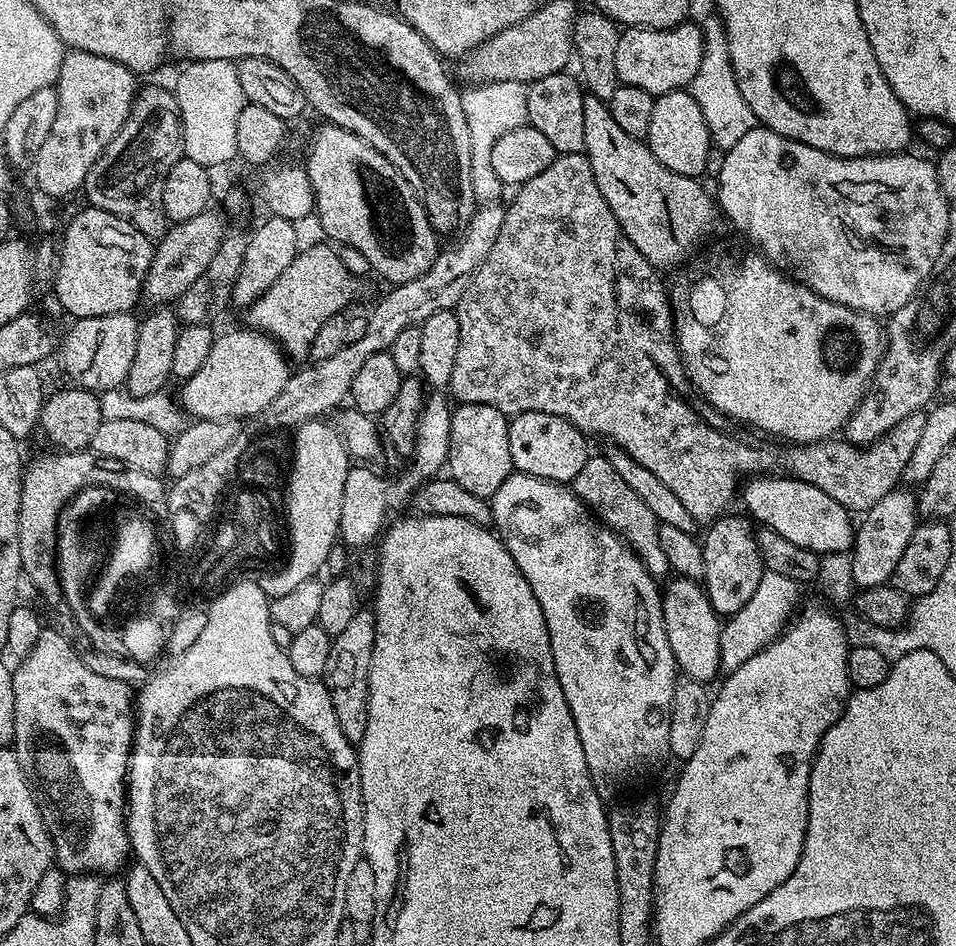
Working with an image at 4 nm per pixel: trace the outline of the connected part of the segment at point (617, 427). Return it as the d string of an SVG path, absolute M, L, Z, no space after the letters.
M578 152L557 155L553 164L546 166L546 170L538 174L538 178L530 178L530 182L519 185L515 192L516 197L513 198L512 205L509 203L504 211L502 231L494 242L494 250L490 250L486 262L482 262L482 266L476 271L476 277L472 279L472 284L462 294L459 304L454 309L458 318L458 355L454 358L454 374L451 375L447 386L453 401L460 404L494 406L494 410L503 412L509 418L519 416L521 412L554 414L569 420L575 428L579 428L589 437L609 436L615 447L621 448L623 452L630 454L630 458L634 458L634 462L646 466L646 470L651 470L656 477L662 478L662 482L666 482L666 486L670 486L670 490L678 494L682 506L690 510L690 514L697 522L719 520L729 511L728 503L734 498L737 499L742 481L761 474L783 474L785 477L810 483L811 486L818 487L823 493L834 498L834 501L856 514L863 514L878 502L882 502L882 498L886 498L886 494L893 492L903 481L906 464L920 441L922 430L925 429L927 411L915 412L902 418L902 422L898 422L894 430L890 430L883 438L867 446L850 444L843 438L817 440L814 444L785 446L780 442L765 442L755 435L743 436L739 432L741 429L733 421L694 391L692 382L684 370L684 361L680 359L680 348L676 345L674 312L672 316L672 308L668 305L668 292L660 281L661 273L636 249L630 242L630 238L626 238L622 226L618 226L618 218L614 218L614 210L606 206L606 198L602 198L602 190L598 190L598 182L594 182L594 170L590 170L587 155Z

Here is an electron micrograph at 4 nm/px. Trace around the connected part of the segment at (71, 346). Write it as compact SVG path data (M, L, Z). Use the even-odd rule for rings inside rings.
M119 312L118 314L106 314L94 318L82 318L73 323L73 328L65 336L62 336L62 348L64 344L64 368L73 376L75 383L82 388L88 388L91 392L101 393L111 388L119 388L125 383L130 374L130 366L134 362L134 350L138 346L138 330L140 320L132 312Z

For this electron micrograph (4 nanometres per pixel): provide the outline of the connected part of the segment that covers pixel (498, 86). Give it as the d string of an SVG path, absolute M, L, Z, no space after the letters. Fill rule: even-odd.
M518 82L473 84L460 92L462 110L466 114L466 126L470 130L470 182L474 182L474 198L477 205L494 204L501 199L502 185L492 161L494 142L498 142L502 134L520 128L526 123L528 119L527 97L527 87Z

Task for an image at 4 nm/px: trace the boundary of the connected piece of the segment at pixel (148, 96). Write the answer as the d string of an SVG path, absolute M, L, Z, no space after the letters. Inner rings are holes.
M141 87L136 93L136 100L132 104L132 109L128 115L128 121L122 126L122 130L118 130L118 134L110 142L110 146L106 146L106 150L98 158L98 162L94 162L94 166L90 166L90 174L86 174L84 179L84 187L82 189L83 195L88 195L87 203L93 208L101 208L107 212L114 213L115 216L120 216L126 222L130 222L135 228L137 228L142 234L146 234L148 239L153 242L159 242L164 233L168 231L170 227L170 221L168 215L164 213L164 207L162 206L162 182L164 176L170 170L170 166L174 166L174 162L185 159L184 154L184 124L180 121L180 111L178 110L178 102L176 101L175 91L169 90L168 92L164 88L144 88Z

